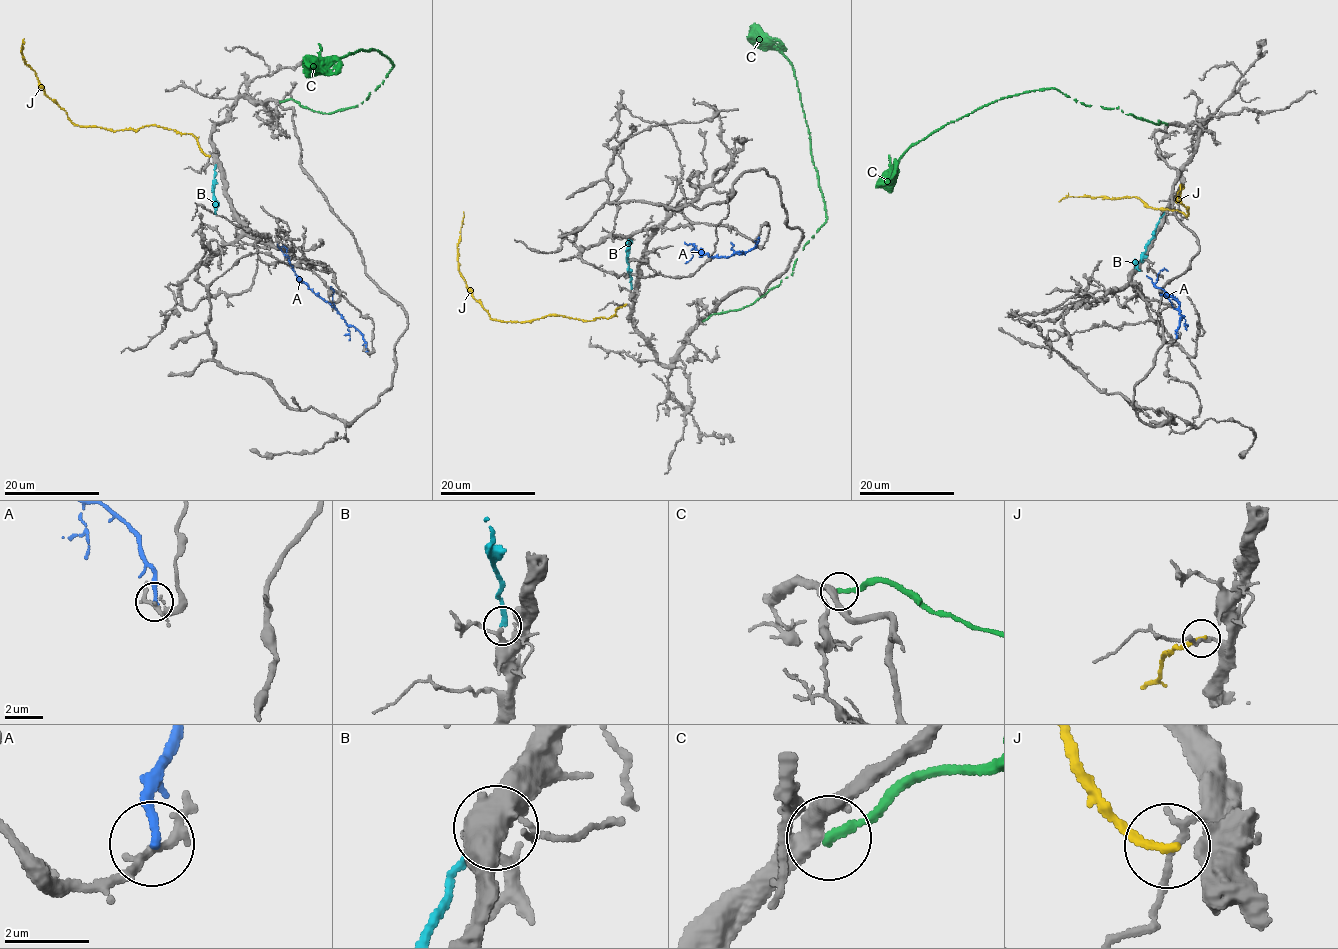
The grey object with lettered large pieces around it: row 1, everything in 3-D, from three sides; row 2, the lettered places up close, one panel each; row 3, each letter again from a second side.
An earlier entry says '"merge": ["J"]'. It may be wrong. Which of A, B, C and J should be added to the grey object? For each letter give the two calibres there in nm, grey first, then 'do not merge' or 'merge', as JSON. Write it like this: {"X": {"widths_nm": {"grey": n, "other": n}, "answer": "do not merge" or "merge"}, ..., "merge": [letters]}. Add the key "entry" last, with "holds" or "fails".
{"A": {"widths_nm": {"grey": 180, "other": 200}, "answer": "do not merge"}, "B": {"widths_nm": {"grey": 150, "other": 200}, "answer": "merge"}, "C": {"widths_nm": {"grey": 300, "other": 220}, "answer": "do not merge"}, "J": {"widths_nm": {"grey": 140, "other": 200}, "answer": "do not merge"}, "merge": ["B"], "entry": "fails"}

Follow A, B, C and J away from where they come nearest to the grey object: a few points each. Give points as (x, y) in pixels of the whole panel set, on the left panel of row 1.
A: (366, 351), (363, 335), (312, 291), (295, 272), (286, 253), (287, 248), (280, 248)
B: (215, 165), (214, 214)
C: (280, 102), (294, 99), (329, 113), (357, 106), (393, 65), (372, 48), (333, 61), (314, 57), (304, 62)
J: (209, 155), (191, 134), (172, 129), (148, 125), (111, 131), (74, 124), (26, 64), (20, 50), (24, 44)

